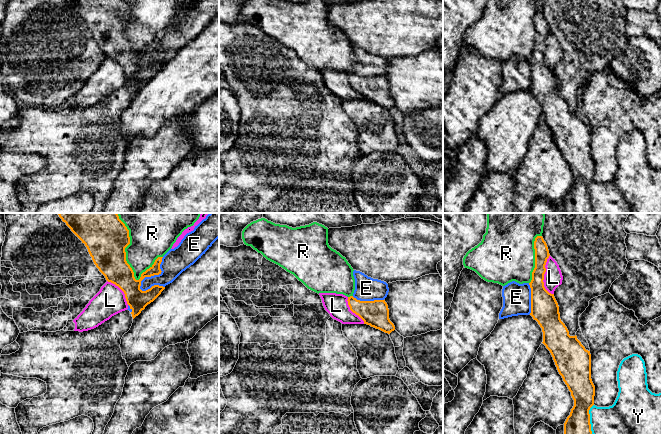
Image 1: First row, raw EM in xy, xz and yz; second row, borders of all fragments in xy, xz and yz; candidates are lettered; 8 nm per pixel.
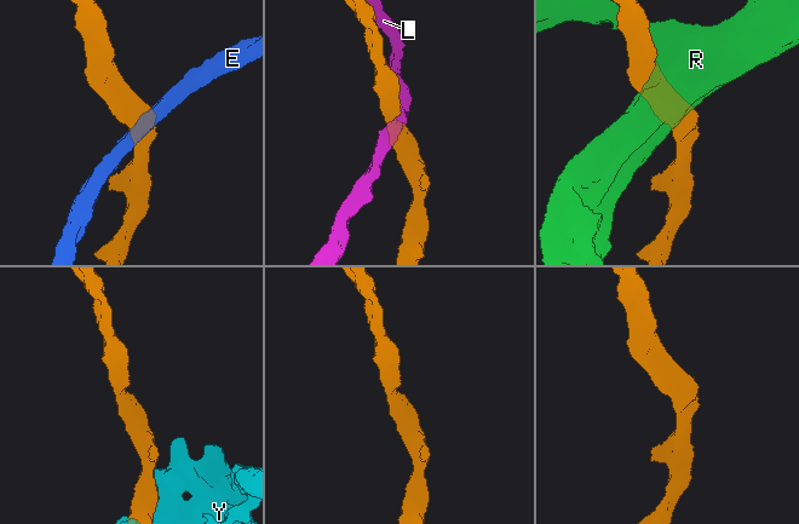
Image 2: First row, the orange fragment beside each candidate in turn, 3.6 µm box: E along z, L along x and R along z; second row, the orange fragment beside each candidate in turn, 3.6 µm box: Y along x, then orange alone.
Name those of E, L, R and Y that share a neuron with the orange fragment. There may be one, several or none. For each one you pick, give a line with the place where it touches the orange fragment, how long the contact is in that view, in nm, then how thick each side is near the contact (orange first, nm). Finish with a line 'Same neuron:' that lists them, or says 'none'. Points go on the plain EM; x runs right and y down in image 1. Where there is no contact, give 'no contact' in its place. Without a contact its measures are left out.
Same neuron: none

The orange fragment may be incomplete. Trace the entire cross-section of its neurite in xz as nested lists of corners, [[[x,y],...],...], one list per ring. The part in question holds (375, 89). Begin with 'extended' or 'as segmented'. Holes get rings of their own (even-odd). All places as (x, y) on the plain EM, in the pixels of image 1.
as segmented; [[[350,72],[347,77],[350,86],[358,91],[364,100],[388,110],[395,106],[394,100],[389,95],[389,85],[385,76],[360,77]]]

